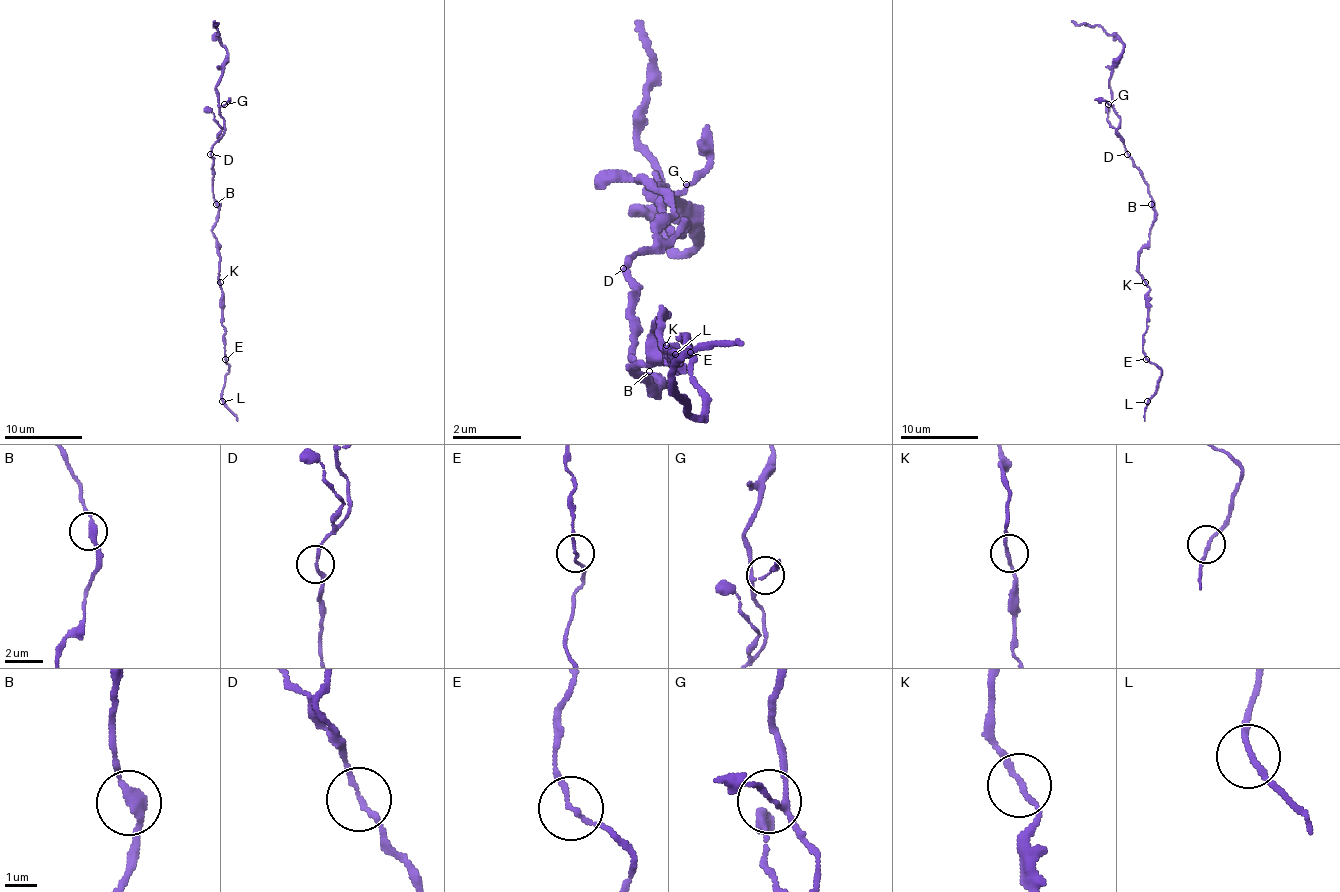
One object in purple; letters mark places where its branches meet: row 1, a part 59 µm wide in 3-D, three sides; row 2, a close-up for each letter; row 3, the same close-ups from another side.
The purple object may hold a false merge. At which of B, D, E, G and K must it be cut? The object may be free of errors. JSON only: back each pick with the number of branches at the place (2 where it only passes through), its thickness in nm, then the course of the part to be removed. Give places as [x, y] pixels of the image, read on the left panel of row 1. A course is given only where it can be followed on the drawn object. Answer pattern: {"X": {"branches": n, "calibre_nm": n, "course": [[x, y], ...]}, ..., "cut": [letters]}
{"cut": []}

